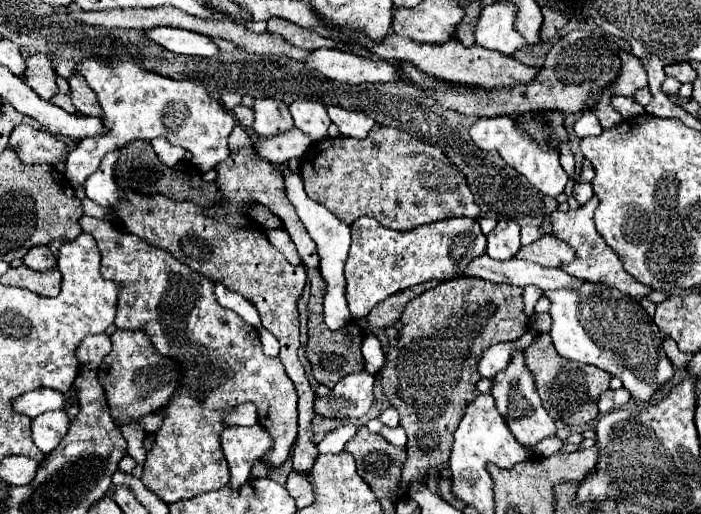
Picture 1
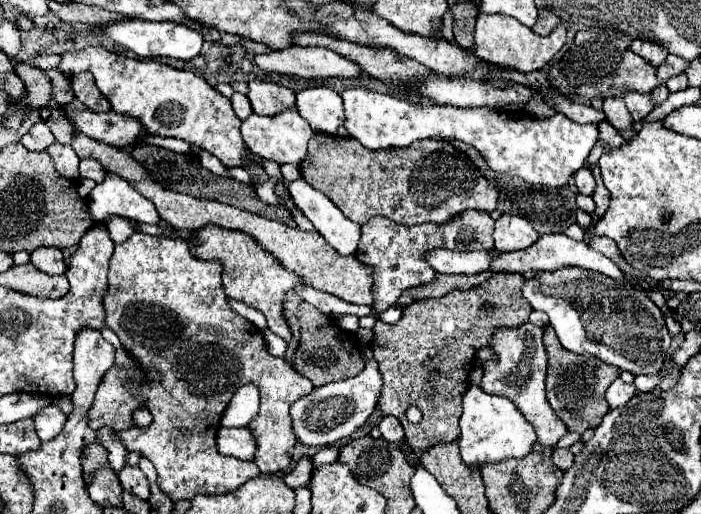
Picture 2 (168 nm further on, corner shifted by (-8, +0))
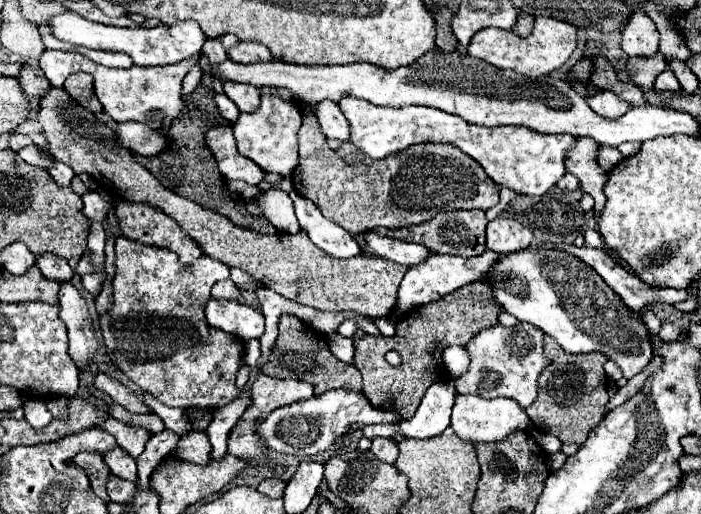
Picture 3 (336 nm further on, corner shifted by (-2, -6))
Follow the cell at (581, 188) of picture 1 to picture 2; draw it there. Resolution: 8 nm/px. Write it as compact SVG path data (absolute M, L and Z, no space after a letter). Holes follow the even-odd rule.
M582 166L582 168L576 172L574 180L576 180L576 186L578 186L578 190L580 190L582 194L586 194L586 196L592 196L592 194L594 194L596 182L594 182L594 176L592 176L590 168Z

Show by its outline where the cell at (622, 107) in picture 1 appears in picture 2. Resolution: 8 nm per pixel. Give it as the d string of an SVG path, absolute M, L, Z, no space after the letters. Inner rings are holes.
M608 98L608 100L604 100L604 114L606 114L608 122L610 122L616 130L620 130L620 134L622 134L626 140L636 134L636 132L630 128L630 126L632 126L632 118L630 118L630 112L628 112L628 108L626 108L626 104L624 104L622 98Z

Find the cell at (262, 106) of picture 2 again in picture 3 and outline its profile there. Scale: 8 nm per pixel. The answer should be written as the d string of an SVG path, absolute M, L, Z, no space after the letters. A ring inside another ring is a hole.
M226 82L224 94L238 106L240 112L254 112L254 108L258 108L258 102L260 102L260 90L250 84Z

